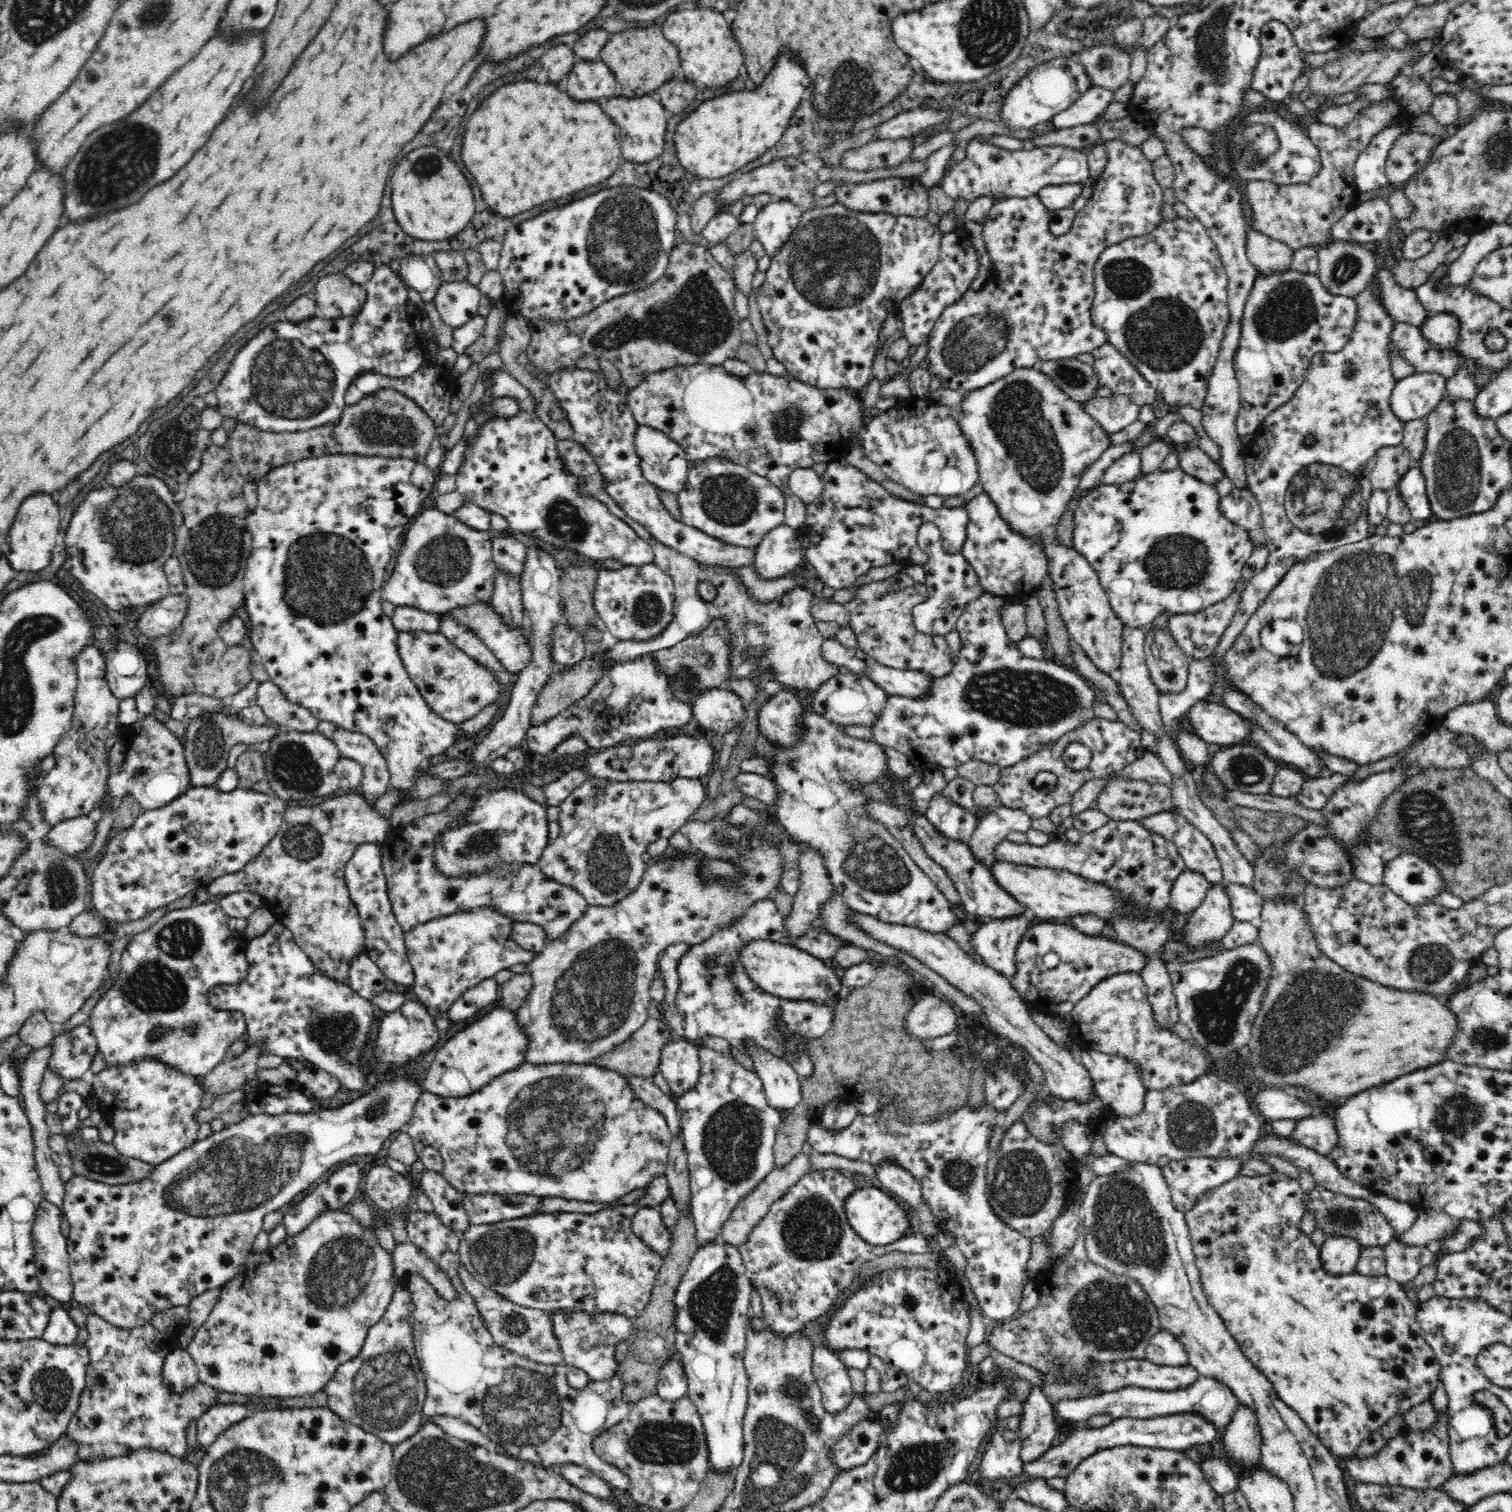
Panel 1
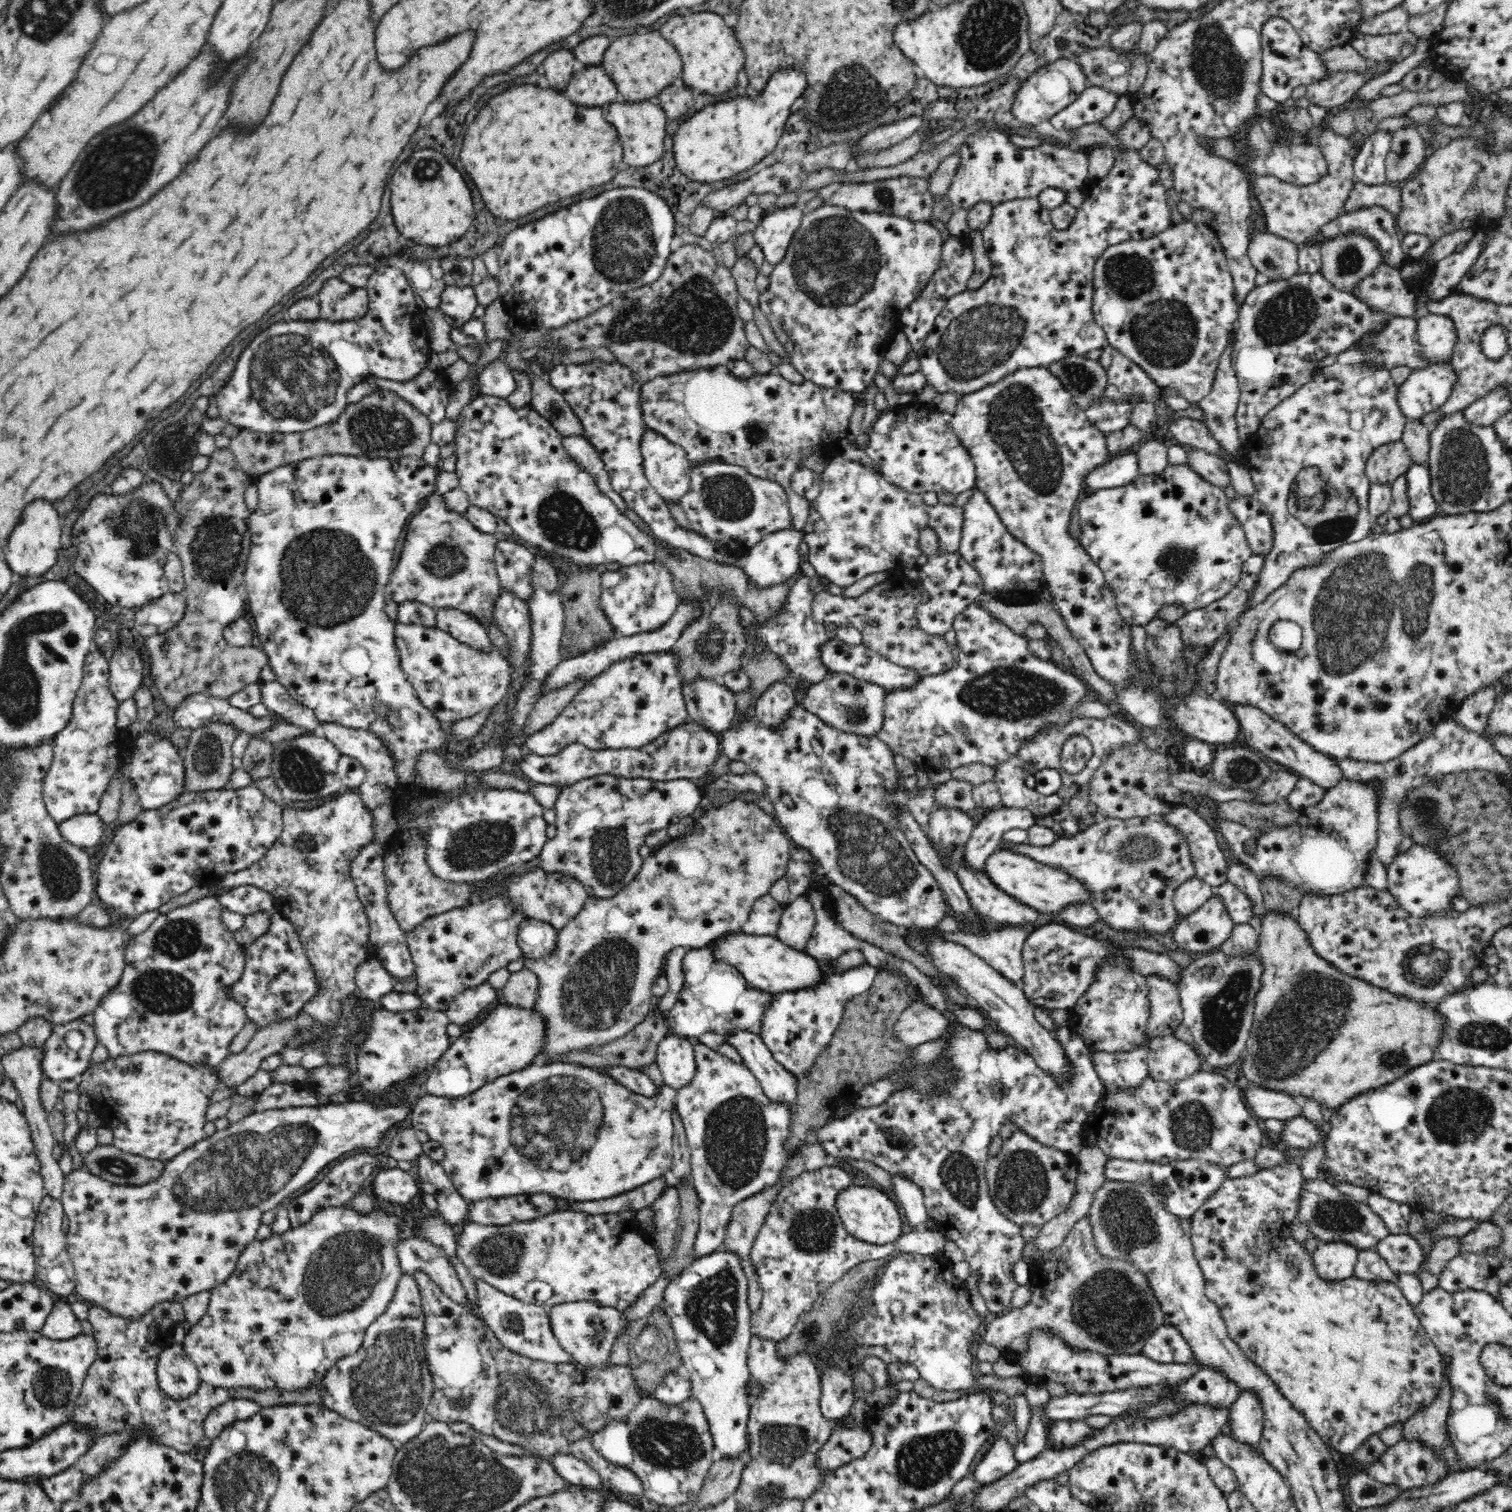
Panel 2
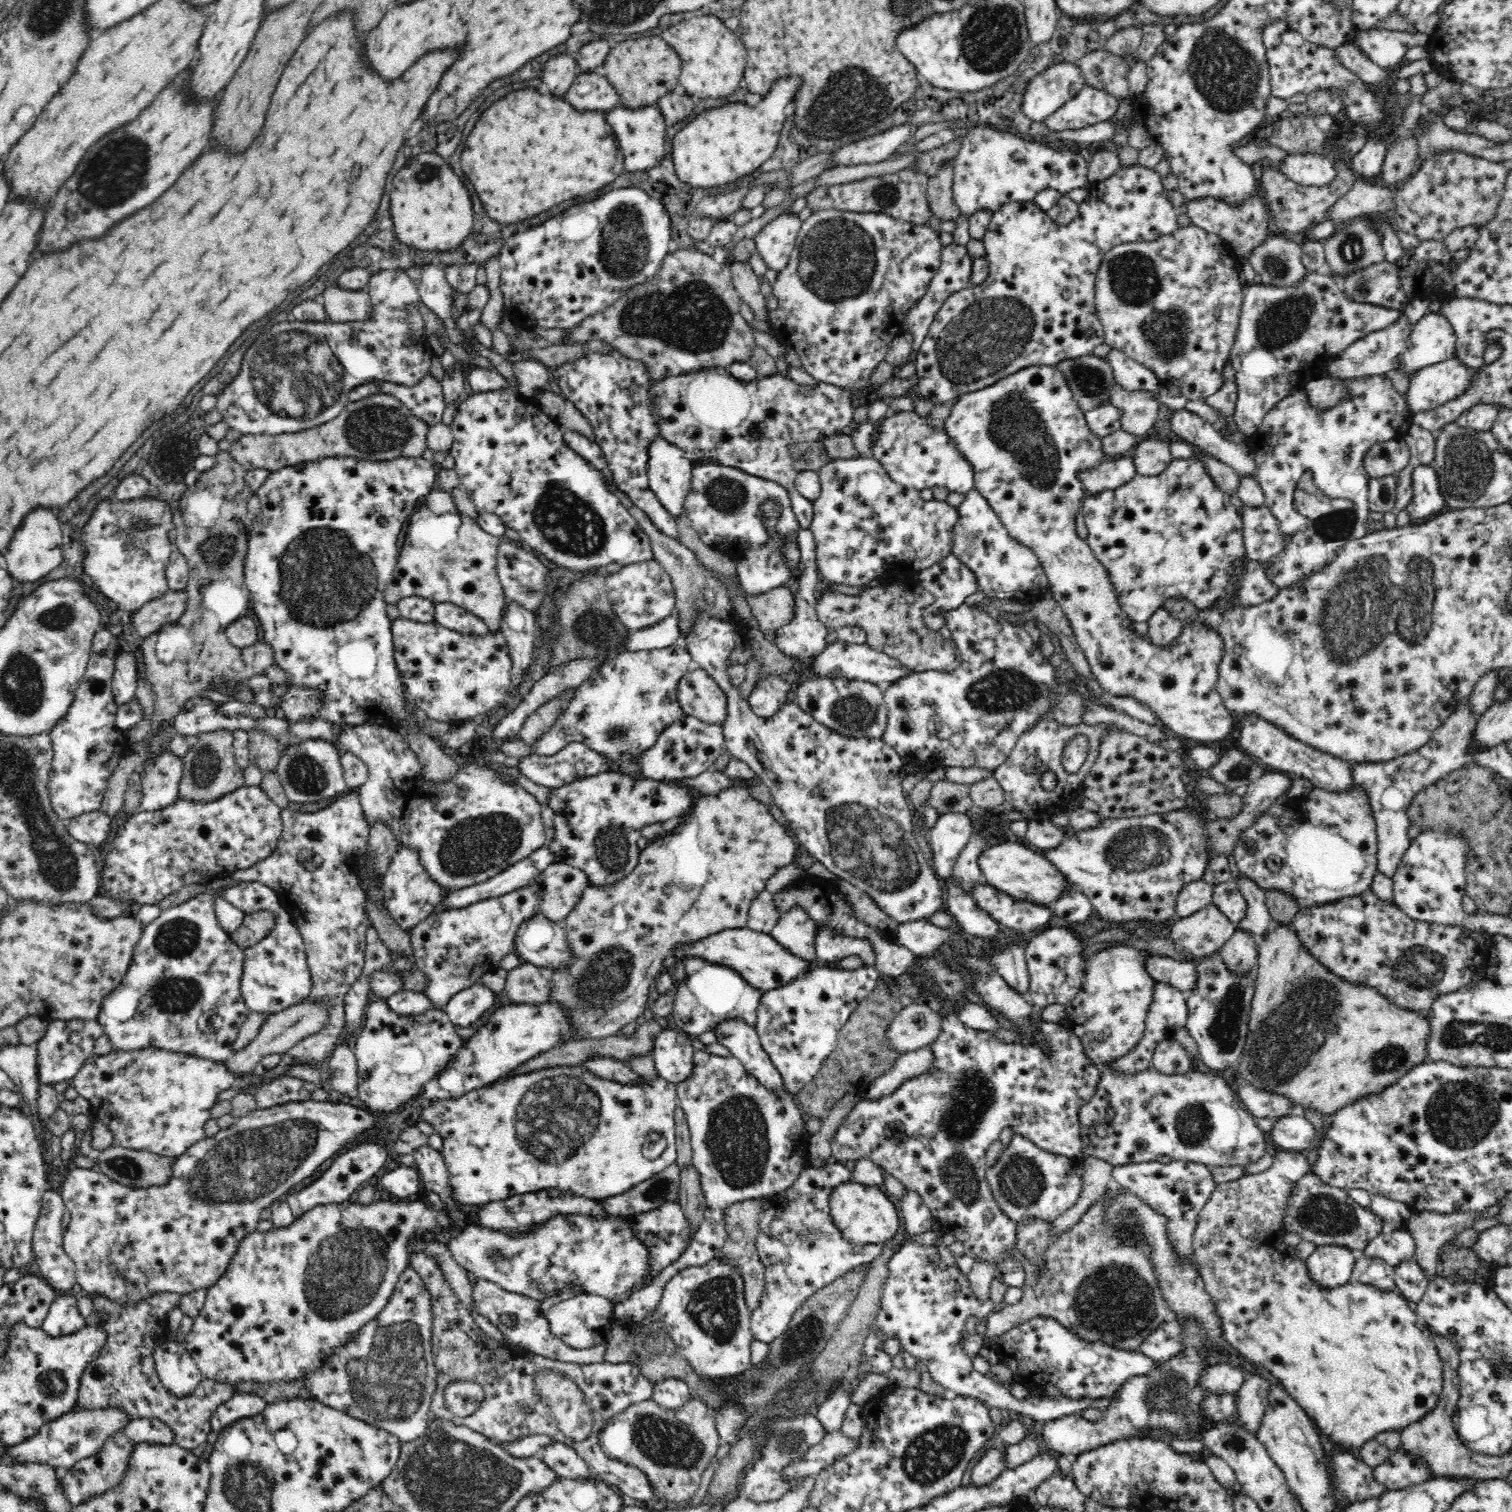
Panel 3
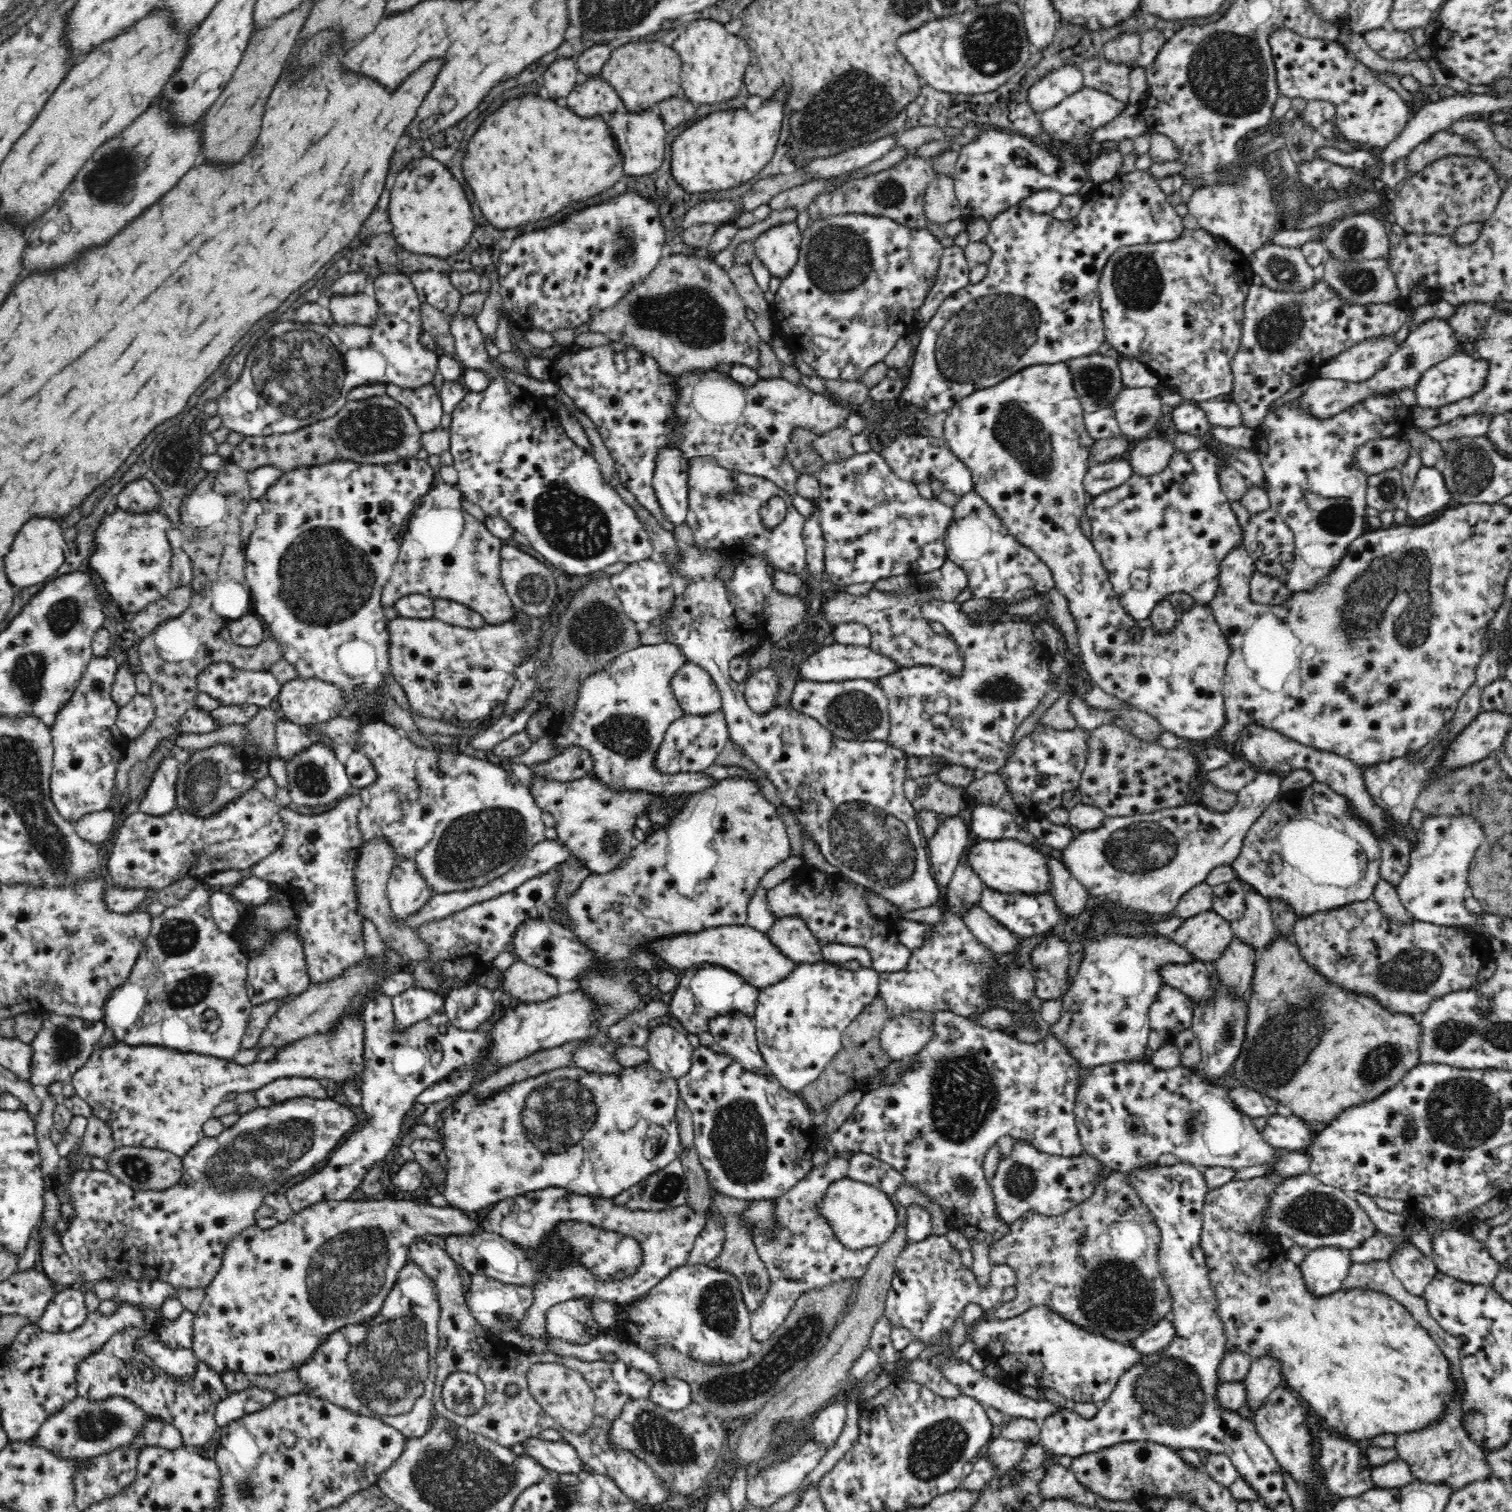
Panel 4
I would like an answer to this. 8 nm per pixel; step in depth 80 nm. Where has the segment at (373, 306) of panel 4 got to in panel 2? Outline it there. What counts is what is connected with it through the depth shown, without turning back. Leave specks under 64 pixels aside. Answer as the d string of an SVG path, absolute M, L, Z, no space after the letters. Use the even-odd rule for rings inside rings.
M340 276L323 282L318 298L320 318L324 320L356 320L368 312L369 298L365 287L356 288Z

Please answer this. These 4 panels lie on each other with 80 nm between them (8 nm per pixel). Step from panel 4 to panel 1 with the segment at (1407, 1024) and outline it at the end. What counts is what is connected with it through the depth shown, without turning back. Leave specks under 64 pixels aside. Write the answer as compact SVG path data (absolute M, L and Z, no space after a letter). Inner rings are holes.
M1280 896L1280 898L1270 898L1263 902L1261 910L1261 924L1259 927L1258 942L1262 945L1265 953L1268 954L1269 960L1272 961L1272 976L1269 980L1268 990L1263 998L1260 1010L1256 1015L1248 1048L1250 1049L1250 1068L1254 1072L1254 1076L1267 1086L1273 1084L1282 1086L1285 1089L1292 1089L1292 1086L1302 1086L1310 1088L1312 1092L1320 1094L1329 1107L1336 1106L1340 1101L1346 1100L1351 1096L1359 1094L1359 1092L1367 1091L1372 1087L1380 1087L1384 1082L1392 1082L1398 1076L1404 1076L1408 1072L1420 1070L1420 1068L1428 1068L1428 1066L1436 1066L1440 1062L1446 1060L1446 1050L1450 1048L1456 1032L1458 1032L1458 1022L1456 1015L1451 1011L1447 999L1439 998L1435 994L1429 992L1418 992L1417 990L1397 990L1382 986L1381 984L1372 982L1367 978L1358 976L1352 972L1348 972L1342 968L1337 962L1330 960L1318 947L1317 940L1313 935L1309 916L1303 909L1302 896Z

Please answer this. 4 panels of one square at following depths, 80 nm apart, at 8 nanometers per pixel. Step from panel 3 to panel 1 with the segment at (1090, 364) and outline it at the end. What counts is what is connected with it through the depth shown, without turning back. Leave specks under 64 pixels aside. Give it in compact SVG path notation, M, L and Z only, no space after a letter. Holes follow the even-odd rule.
M1074 358L1050 360L1036 366L1052 382L1060 387L1072 400L1085 403L1098 386L1098 377L1092 365L1078 362Z

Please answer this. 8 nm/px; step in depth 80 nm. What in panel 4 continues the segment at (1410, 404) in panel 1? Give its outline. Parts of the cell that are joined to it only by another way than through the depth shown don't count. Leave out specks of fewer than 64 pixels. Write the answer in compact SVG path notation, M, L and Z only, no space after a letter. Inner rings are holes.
M1458 347L1455 356L1431 366L1426 372L1422 372L1422 376L1418 378L1418 382L1414 384L1413 388L1415 406L1434 411L1440 406L1476 394L1484 386L1484 378L1488 374L1490 364L1486 360L1475 360L1470 356L1460 354Z

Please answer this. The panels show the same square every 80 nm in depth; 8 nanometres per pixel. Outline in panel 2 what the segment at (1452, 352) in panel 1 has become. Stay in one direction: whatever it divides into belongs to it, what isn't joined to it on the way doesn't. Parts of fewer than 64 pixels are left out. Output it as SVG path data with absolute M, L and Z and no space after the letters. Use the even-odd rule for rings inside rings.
M1392 316L1388 320L1387 327L1377 334L1377 337L1373 340L1373 346L1379 350L1380 356L1374 360L1376 365L1380 365L1382 368L1390 370L1392 367L1406 365L1411 369L1423 369L1430 365L1439 364L1446 365L1451 364L1451 361L1445 361L1444 363L1430 363L1422 357L1422 353L1419 352L1421 349L1420 343L1418 342L1417 336L1417 323L1412 318L1394 317Z

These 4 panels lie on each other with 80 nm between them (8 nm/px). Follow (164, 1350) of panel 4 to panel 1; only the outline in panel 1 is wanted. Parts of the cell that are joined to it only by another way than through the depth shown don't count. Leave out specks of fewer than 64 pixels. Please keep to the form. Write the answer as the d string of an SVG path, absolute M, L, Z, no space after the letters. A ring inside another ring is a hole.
M176 1348L166 1355L163 1380L178 1391L198 1382L197 1366L187 1350Z

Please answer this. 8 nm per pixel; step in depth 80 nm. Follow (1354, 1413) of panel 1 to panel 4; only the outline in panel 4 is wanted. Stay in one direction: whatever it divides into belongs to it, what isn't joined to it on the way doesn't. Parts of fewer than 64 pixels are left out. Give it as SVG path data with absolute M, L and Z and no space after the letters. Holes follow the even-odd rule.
M1281 1151L1273 1162L1273 1168L1268 1174L1252 1178L1251 1180L1232 1180L1220 1186L1220 1188L1212 1188L1208 1191L1207 1199L1201 1212L1200 1249L1202 1249L1204 1261L1206 1261L1210 1289L1216 1295L1217 1312L1221 1322L1224 1323L1224 1333L1226 1333L1228 1348L1237 1348L1238 1351L1250 1355L1252 1359L1262 1357L1276 1359L1278 1367L1282 1368L1280 1371L1282 1371L1282 1378L1288 1384L1287 1388L1297 1392L1300 1398L1308 1404L1311 1414L1318 1415L1322 1419L1323 1428L1328 1428L1328 1430L1338 1433L1344 1439L1352 1439L1354 1442L1365 1445L1374 1436L1383 1434L1399 1435L1404 1432L1418 1430L1418 1428L1424 1428L1424 1426L1432 1424L1434 1420L1438 1420L1440 1414L1444 1414L1444 1404L1448 1402L1450 1392L1452 1392L1452 1379L1450 1379L1450 1373L1448 1373L1448 1368L1450 1368L1448 1359L1444 1357L1444 1354L1442 1354L1435 1341L1432 1340L1428 1331L1419 1325L1403 1304L1382 1292L1376 1292L1369 1288L1348 1288L1348 1290L1341 1288L1328 1296L1316 1296L1305 1284L1301 1268L1299 1268L1300 1265L1288 1258L1288 1250L1281 1247L1279 1235L1267 1229L1265 1222L1267 1221L1271 1198L1275 1195L1276 1189L1282 1186L1286 1180L1309 1174L1310 1163L1311 1158L1307 1154L1301 1154L1298 1151Z

